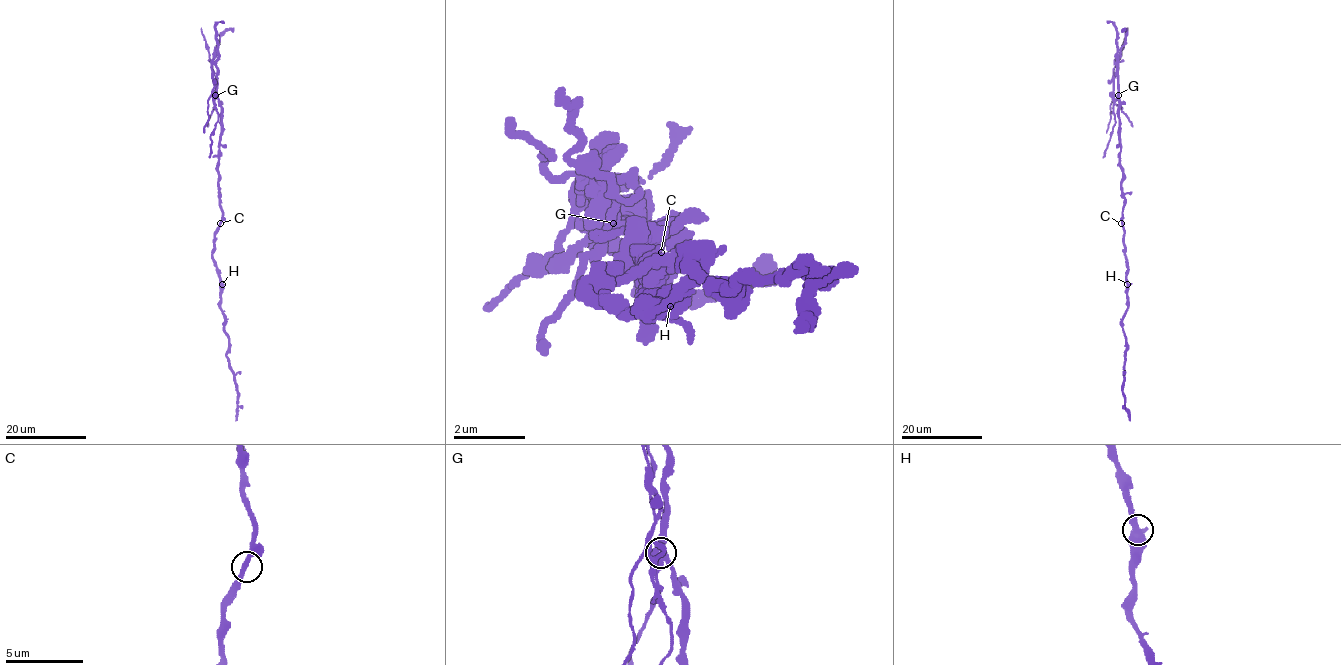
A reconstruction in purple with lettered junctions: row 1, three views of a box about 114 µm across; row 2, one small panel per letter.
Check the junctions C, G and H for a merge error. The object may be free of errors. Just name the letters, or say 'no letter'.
G

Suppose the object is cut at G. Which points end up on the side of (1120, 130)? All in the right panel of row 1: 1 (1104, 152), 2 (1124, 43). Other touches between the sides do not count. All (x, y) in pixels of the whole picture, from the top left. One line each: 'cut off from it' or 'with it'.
1: cut off from it
2: cut off from it

